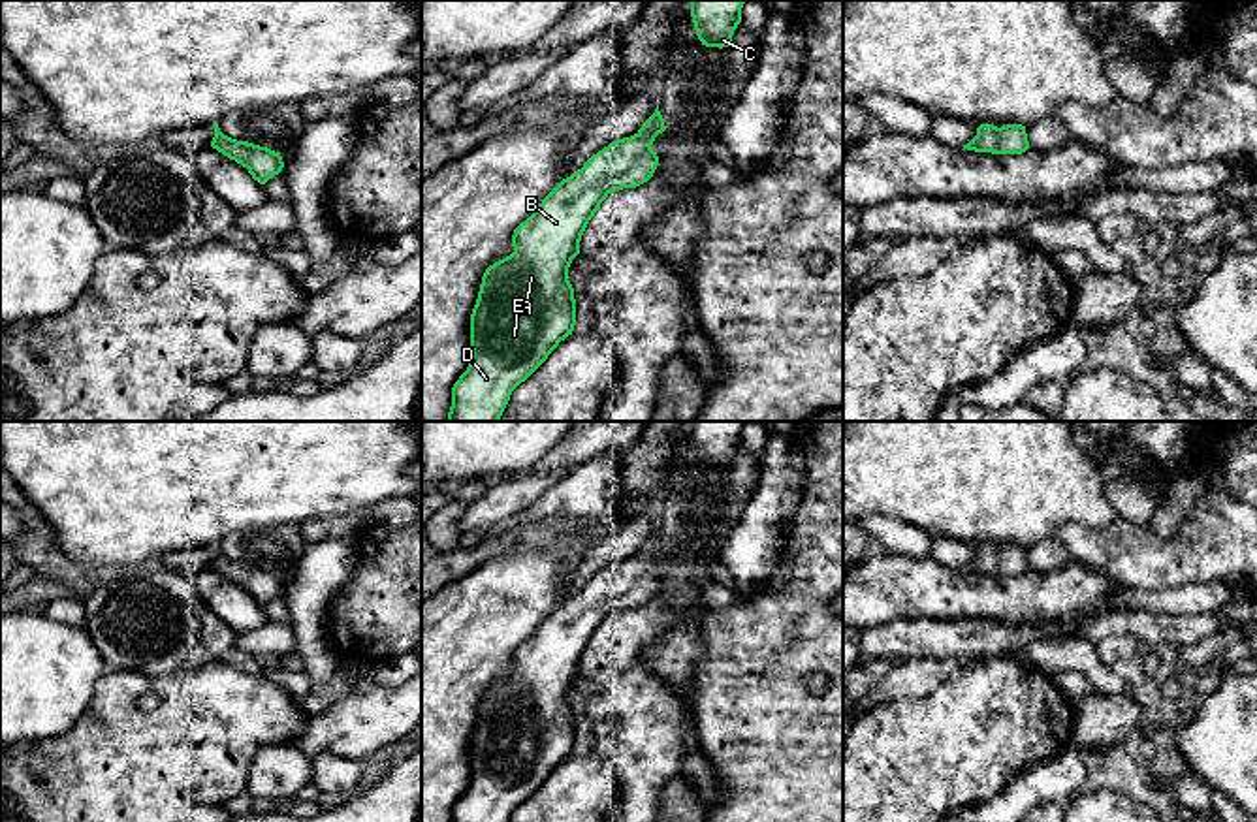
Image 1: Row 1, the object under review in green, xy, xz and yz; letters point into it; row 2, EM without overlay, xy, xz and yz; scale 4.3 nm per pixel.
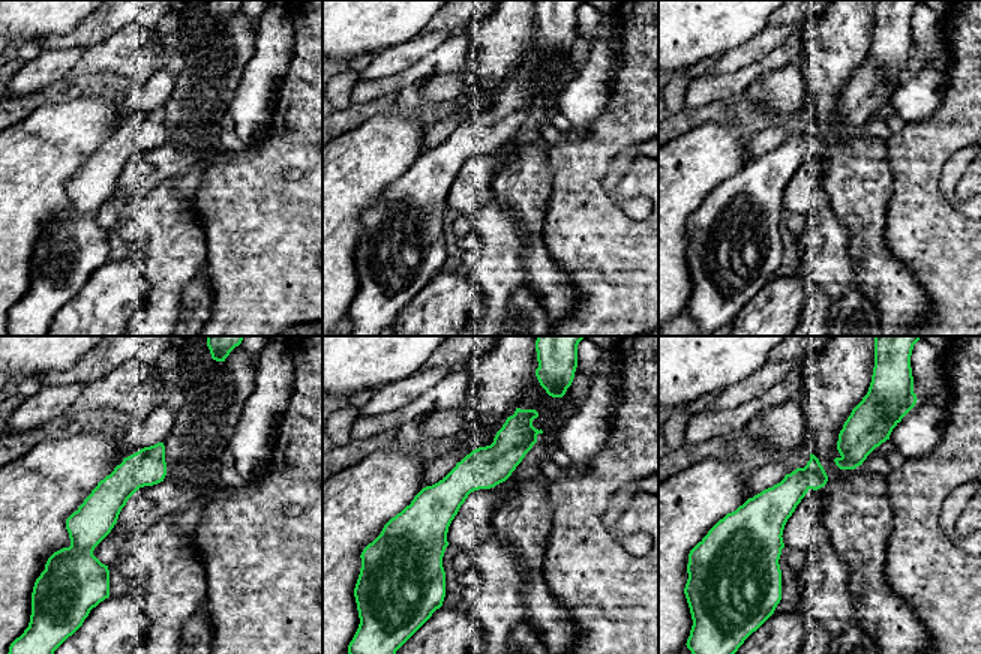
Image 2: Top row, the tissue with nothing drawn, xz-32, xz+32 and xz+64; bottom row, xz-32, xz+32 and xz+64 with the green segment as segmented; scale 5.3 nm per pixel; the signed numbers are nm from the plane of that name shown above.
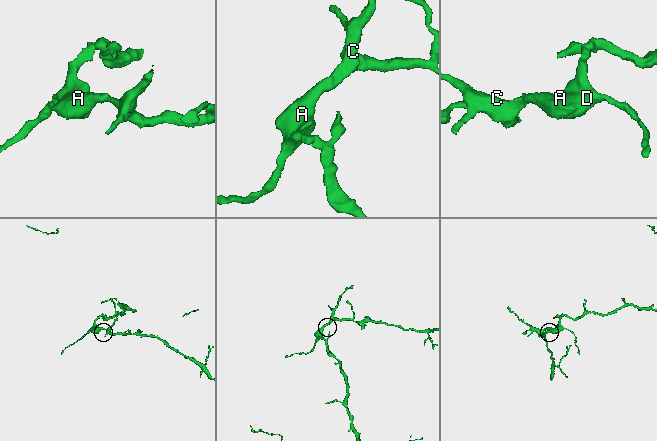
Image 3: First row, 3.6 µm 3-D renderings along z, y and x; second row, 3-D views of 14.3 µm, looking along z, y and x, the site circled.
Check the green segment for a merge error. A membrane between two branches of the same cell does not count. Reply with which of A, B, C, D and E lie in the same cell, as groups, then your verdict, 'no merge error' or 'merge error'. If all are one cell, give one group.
A B C D E; no merge error

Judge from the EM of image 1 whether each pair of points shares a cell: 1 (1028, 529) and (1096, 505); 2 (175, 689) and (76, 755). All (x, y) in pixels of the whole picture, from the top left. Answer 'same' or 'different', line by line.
1: same
2: same

